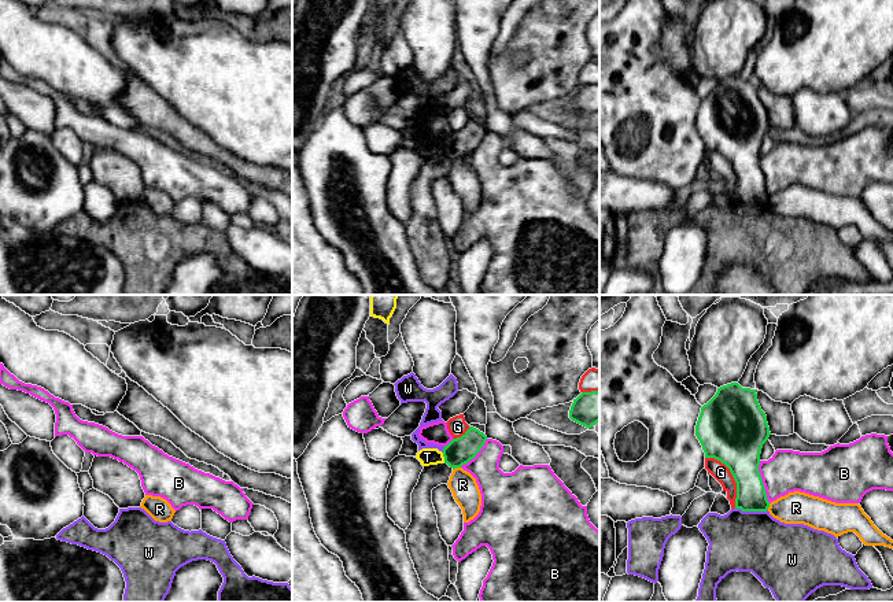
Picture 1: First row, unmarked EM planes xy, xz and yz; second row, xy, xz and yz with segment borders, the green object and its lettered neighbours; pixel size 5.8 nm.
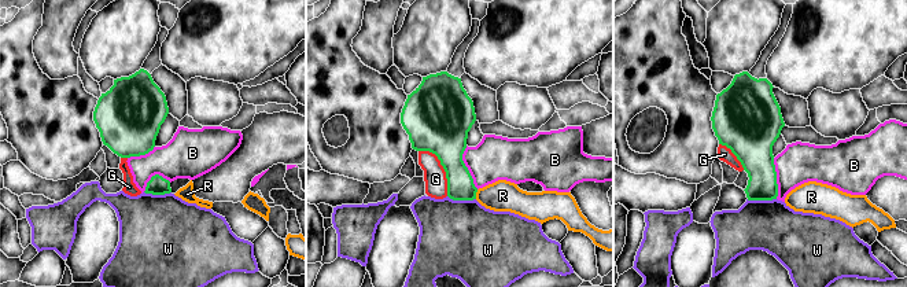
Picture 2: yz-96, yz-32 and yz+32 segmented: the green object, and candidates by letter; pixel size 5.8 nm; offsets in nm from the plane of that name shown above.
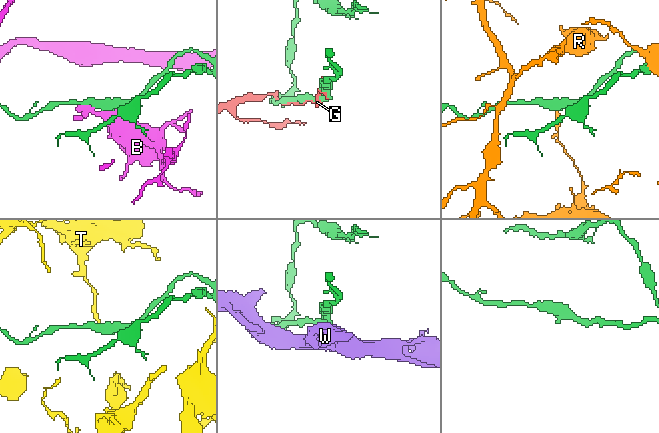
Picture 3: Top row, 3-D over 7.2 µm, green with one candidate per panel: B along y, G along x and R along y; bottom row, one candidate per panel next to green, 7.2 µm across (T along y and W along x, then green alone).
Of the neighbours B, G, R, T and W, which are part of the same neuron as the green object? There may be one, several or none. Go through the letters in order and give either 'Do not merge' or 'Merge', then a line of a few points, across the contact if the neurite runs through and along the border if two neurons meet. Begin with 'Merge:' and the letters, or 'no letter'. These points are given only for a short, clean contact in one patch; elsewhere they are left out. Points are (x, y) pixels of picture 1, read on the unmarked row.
Merge: no letter
B: Do not merge
G: Do not merge
R: Do not merge. Line: xz (460, 159), (453, 162)
T: Do not merge
W: Do not merge. Line: yz (735, 200), (742, 203), (767, 203)

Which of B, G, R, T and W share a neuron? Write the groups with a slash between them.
B / G / R / T / W

